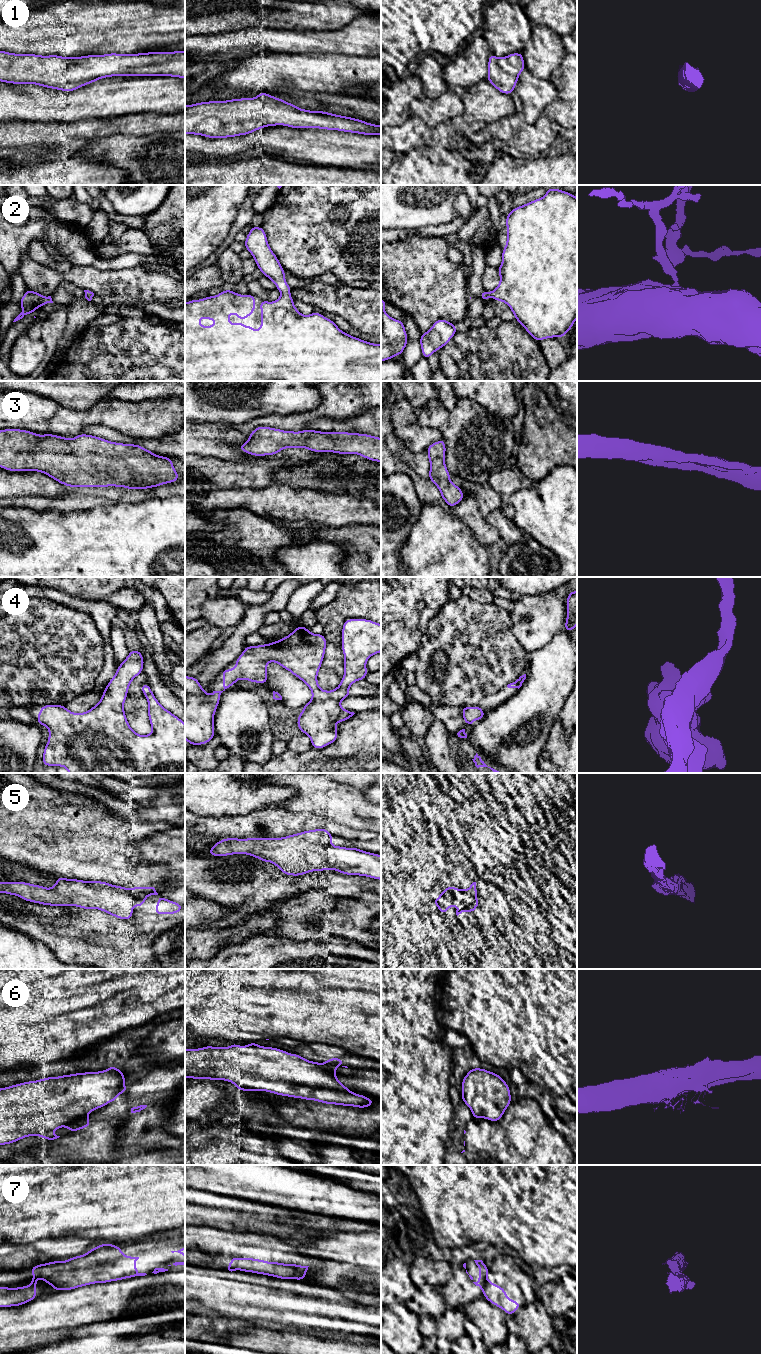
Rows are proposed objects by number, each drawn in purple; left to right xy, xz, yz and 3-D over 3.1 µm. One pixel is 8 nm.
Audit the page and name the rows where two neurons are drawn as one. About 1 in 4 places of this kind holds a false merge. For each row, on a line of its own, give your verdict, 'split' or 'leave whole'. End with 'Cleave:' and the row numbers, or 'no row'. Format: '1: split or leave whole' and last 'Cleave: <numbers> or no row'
1: leave whole
2: leave whole
3: leave whole
4: leave whole
5: leave whole
6: leave whole
7: split
Cleave: 7

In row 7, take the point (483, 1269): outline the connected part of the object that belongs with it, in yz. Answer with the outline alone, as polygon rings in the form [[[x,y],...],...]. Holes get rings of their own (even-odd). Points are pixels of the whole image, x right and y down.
[[[474,1260],[474,1261],[476,1265],[479,1267],[479,1281],[473,1283],[479,1288],[481,1288],[482,1290],[484,1290],[486,1286],[486,1279],[487,1279],[489,1268],[482,1260]]]

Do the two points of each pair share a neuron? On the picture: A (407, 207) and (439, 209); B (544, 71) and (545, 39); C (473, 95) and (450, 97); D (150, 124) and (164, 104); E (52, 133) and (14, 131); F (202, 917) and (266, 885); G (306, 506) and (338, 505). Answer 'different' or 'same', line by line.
A: same
B: same
C: different
D: different
E: same
F: different
G: same

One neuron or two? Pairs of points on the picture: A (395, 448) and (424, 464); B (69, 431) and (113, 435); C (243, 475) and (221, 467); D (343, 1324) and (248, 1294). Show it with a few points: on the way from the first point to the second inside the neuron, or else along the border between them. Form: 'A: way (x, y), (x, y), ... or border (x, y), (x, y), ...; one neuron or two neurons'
A: way (402, 453), (417, 461); one neuron
B: border (98, 425), (110, 427), (121, 432); two neurons
C: way (238, 474), (228, 474), (226, 472); one neuron
D: way (319, 1322), (315, 1322), (300, 1310), (272, 1303); one neuron

